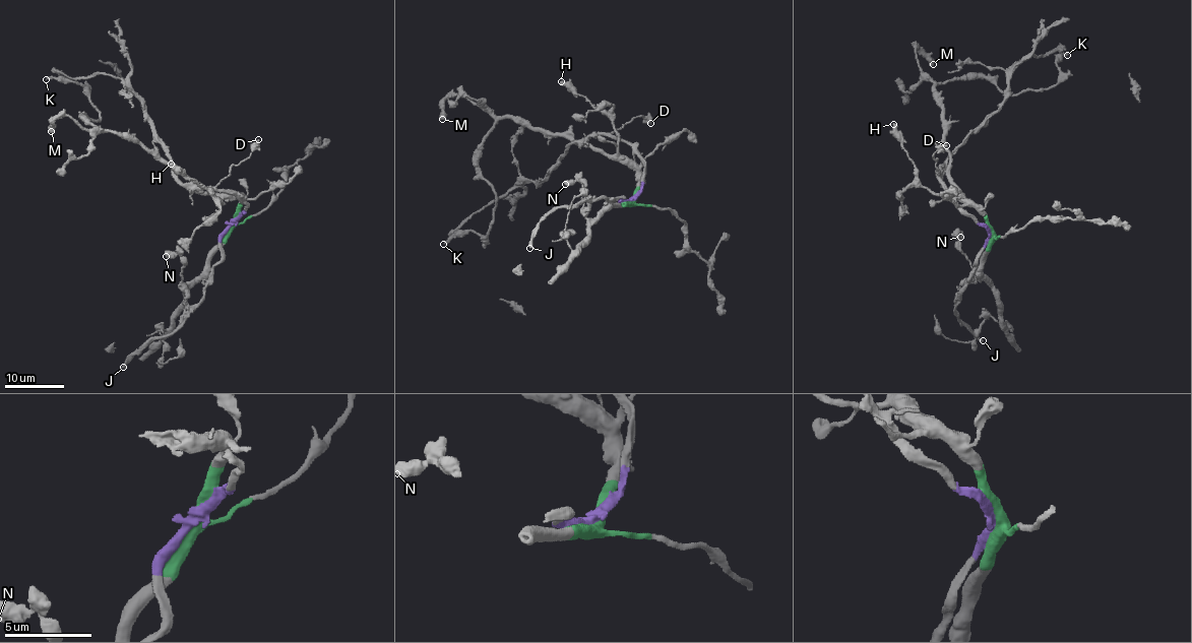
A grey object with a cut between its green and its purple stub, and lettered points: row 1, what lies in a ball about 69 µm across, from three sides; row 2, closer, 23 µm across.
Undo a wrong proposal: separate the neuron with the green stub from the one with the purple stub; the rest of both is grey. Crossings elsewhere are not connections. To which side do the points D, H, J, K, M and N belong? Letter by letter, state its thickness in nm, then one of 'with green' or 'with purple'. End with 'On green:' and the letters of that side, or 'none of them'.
D: 440 nm | with purple
H: 600 nm | with green
J: 360 nm | with purple
K: 280 nm | with green
M: 700 nm | with green
N: 650 nm | with green
On green: H, K, M, N

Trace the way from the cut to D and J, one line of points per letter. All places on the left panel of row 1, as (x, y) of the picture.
D: (232, 222), (243, 213), (247, 203), (215, 188), (232, 166), (248, 156), (258, 139)
J: (232, 222), (221, 241), (221, 259), (213, 266), (204, 299), (169, 334), (157, 336), (122, 367)

